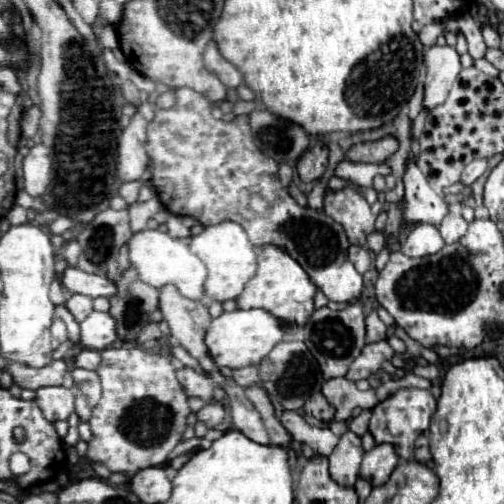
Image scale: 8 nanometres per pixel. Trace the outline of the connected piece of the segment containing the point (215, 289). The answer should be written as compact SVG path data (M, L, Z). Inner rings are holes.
M222 221L218 225L204 227L204 231L200 235L190 239L190 251L194 255L198 255L204 261L204 265L208 267L206 295L220 303L228 301L228 299L236 299L242 293L248 279L252 279L254 273L258 271L256 249L250 243L242 225L238 225L234 221Z

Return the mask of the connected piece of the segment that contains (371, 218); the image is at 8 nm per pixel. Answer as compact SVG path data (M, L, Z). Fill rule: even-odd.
M348 183L340 191L326 193L324 213L344 227L352 245L366 245L366 237L374 229L376 215L362 197L360 185Z

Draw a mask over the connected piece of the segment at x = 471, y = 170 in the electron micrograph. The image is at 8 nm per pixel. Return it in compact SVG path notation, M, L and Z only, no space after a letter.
M478 159L478 161L472 161L466 165L466 169L462 171L462 183L464 185L472 185L484 171L486 171L486 159Z

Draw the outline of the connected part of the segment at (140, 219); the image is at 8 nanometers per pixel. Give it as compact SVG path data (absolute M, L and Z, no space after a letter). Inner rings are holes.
M152 197L150 201L136 201L132 205L128 205L128 213L130 213L130 229L132 233L138 233L142 229L146 229L146 223L152 215L156 215L160 211L162 203L158 201L158 197Z

